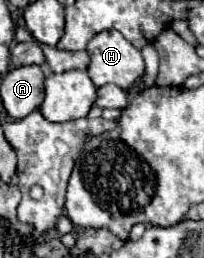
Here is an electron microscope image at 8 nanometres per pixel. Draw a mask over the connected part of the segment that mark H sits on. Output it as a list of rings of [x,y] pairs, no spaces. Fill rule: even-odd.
[[[115,29],[97,33],[89,41],[87,53],[91,57],[87,73],[95,87],[115,83],[123,91],[129,91],[135,85],[135,81],[141,79],[145,73],[141,51],[135,49]]]

